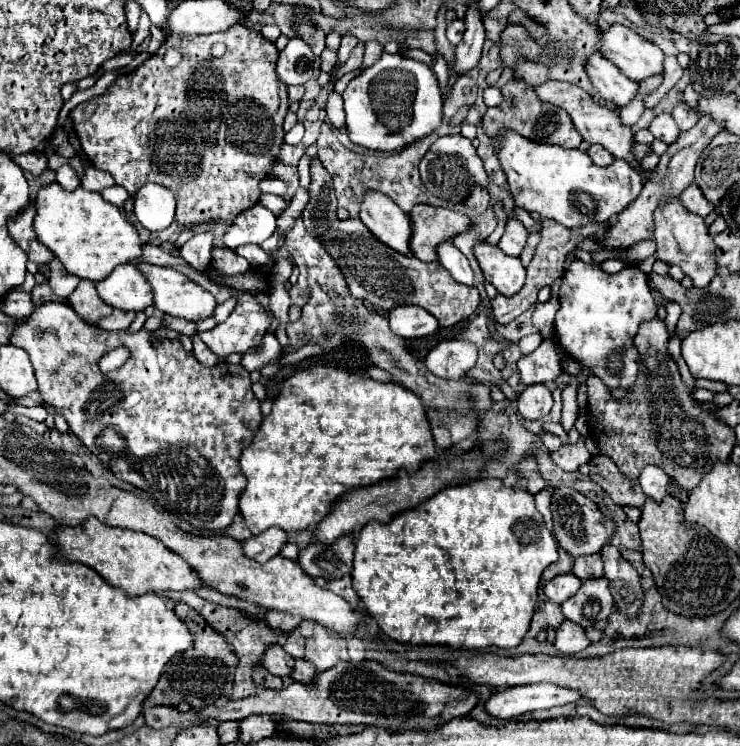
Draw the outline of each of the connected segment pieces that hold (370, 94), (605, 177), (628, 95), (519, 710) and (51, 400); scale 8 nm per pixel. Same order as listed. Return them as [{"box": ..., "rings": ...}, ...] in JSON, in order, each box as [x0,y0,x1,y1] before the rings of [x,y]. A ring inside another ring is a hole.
[{"box":[342,52,444,150],"rings":[[[384,52],[376,64],[348,84],[342,98],[350,140],[370,150],[404,148],[434,132],[442,122],[444,98],[432,68],[400,54]]]},{"box":[498,130,644,228],"rings":[[[512,130],[502,132],[500,142],[502,148],[498,152],[498,160],[506,172],[516,206],[528,212],[538,212],[542,218],[560,222],[566,228],[612,220],[638,198],[644,186],[642,174],[622,160],[614,160],[610,166],[598,168],[586,152],[536,144]]]},{"box":[584,52,638,106],"rings":[[[600,52],[590,54],[584,62],[584,68],[588,72],[590,82],[594,84],[594,88],[598,90],[598,94],[602,98],[606,98],[618,106],[626,106],[636,96],[638,84],[632,82],[630,78],[626,78],[618,70],[618,66],[614,66],[614,62],[610,62]]]},{"box":[486,682,582,720],"rings":[[[540,682],[532,686],[512,686],[510,690],[496,692],[486,702],[486,710],[496,718],[510,720],[532,710],[550,710],[554,706],[564,706],[568,702],[576,702],[578,698],[582,698],[582,694],[576,690]]]},{"box":[12,302,262,530],"rings":[[[60,302],[36,306],[30,318],[18,322],[12,344],[28,352],[44,402],[66,418],[70,430],[90,452],[108,464],[116,478],[152,494],[164,510],[196,528],[222,530],[232,522],[238,512],[240,494],[246,488],[238,460],[262,424],[260,402],[252,392],[252,382],[244,368],[226,362],[206,368],[194,356],[188,356],[178,340],[154,336],[144,328],[134,334],[126,330],[104,332],[86,324],[68,304]],[[120,346],[130,350],[130,358],[120,368],[102,372],[98,368],[100,358]],[[104,434],[108,438],[116,434],[122,440],[104,440]]]}]

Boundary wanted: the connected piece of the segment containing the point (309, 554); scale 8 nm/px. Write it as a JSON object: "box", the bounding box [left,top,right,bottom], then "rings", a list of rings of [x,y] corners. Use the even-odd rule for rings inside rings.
{"box":[298,534,354,578],"rings":[[[346,534],[340,536],[334,544],[308,544],[302,554],[298,564],[302,570],[306,570],[308,576],[316,578],[342,578],[352,572],[352,558],[354,558],[354,536]]]}

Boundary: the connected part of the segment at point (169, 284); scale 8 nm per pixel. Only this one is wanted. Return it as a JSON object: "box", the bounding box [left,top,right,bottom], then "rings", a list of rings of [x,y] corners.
{"box":[138,262,218,322],"rings":[[[138,262],[138,266],[148,276],[148,282],[154,286],[154,306],[158,310],[162,310],[164,314],[170,314],[174,318],[184,318],[184,320],[190,320],[190,322],[200,322],[204,318],[214,316],[214,310],[218,306],[214,296],[208,290],[204,290],[202,286],[198,286],[196,282],[192,282],[182,272],[178,272],[174,268],[152,266],[152,264],[146,264],[146,262]]]}

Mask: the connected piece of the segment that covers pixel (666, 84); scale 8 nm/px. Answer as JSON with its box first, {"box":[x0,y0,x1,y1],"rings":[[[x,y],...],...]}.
{"box":[659,56,684,92],"rings":[[[666,56],[664,59],[665,77],[659,88],[668,92],[681,79],[684,69],[679,65],[676,56]]]}

